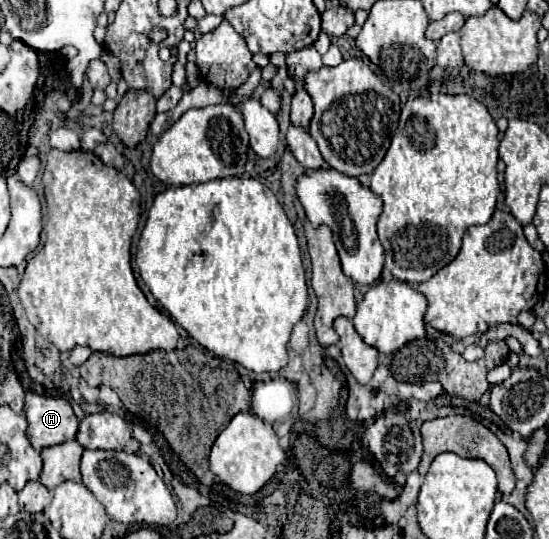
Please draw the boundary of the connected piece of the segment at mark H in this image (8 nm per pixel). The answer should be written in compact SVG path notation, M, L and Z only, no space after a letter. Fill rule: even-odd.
M27 391L25 415L29 421L27 437L37 451L75 439L79 429L79 419L63 397L41 397Z

